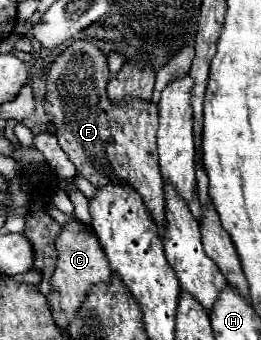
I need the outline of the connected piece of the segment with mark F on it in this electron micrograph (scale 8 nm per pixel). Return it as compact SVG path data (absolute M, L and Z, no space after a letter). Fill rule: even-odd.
M75 40L71 42L53 62L49 74L47 74L47 86L45 86L45 98L43 108L49 116L49 122L57 128L55 134L59 138L59 146L69 156L69 160L75 164L77 174L85 176L93 186L105 186L105 182L111 184L129 184L133 186L145 200L145 206L151 210L153 220L157 222L159 230L163 232L163 212L165 212L165 200L163 200L163 182L157 162L157 106L153 102L141 100L141 98L123 98L121 102L113 102L107 96L107 80L109 80L109 68L107 68L107 56L87 40Z

